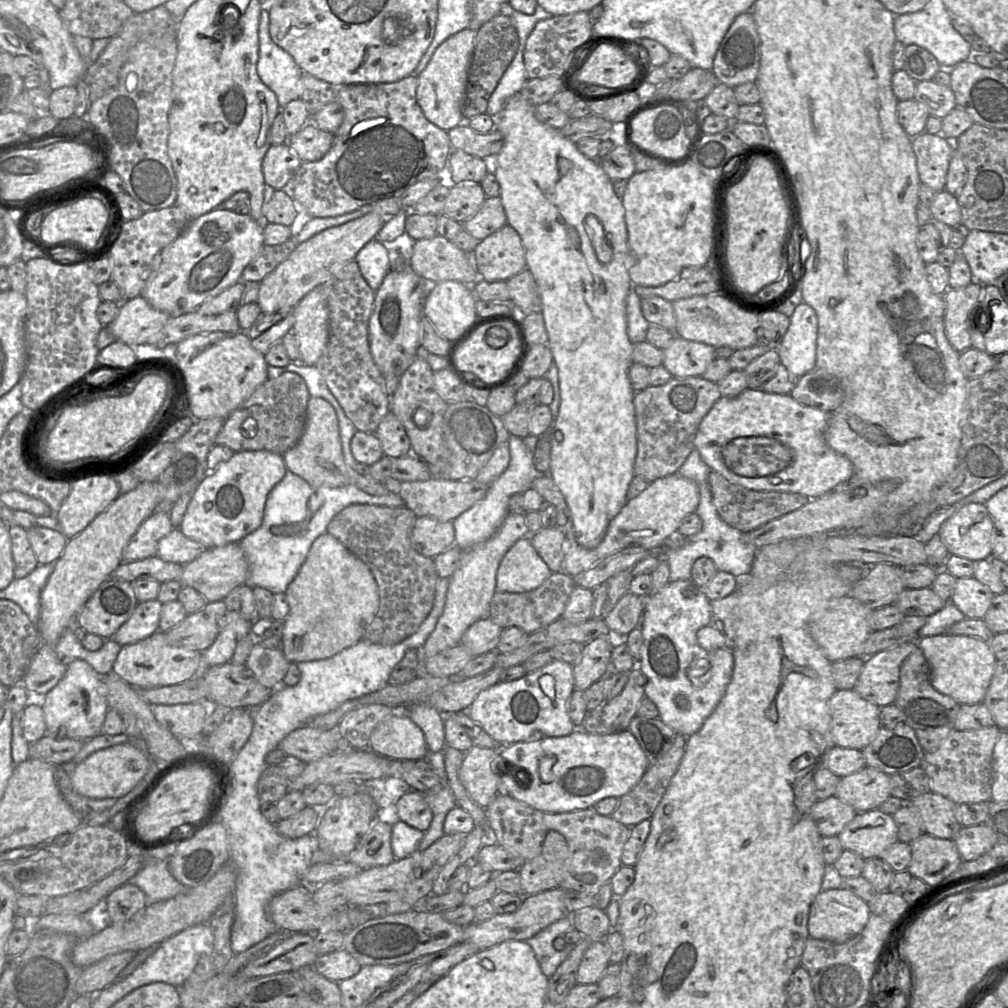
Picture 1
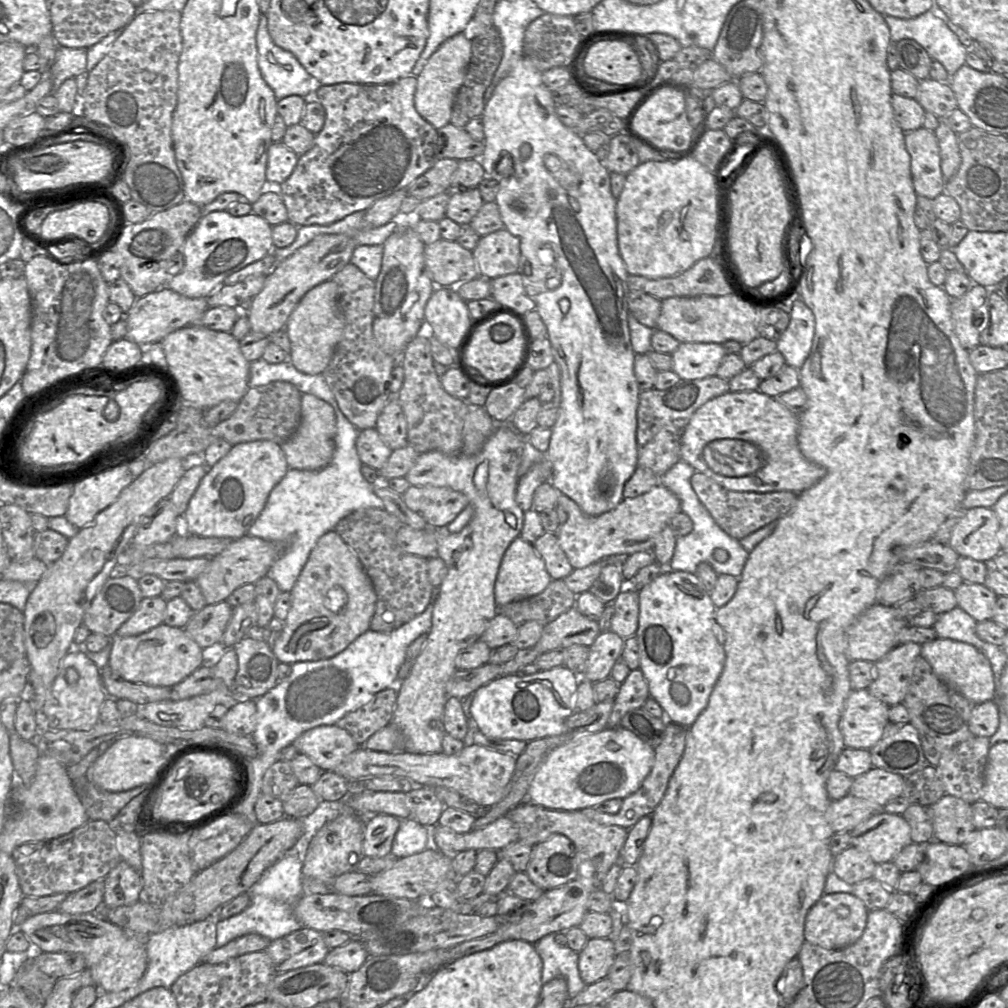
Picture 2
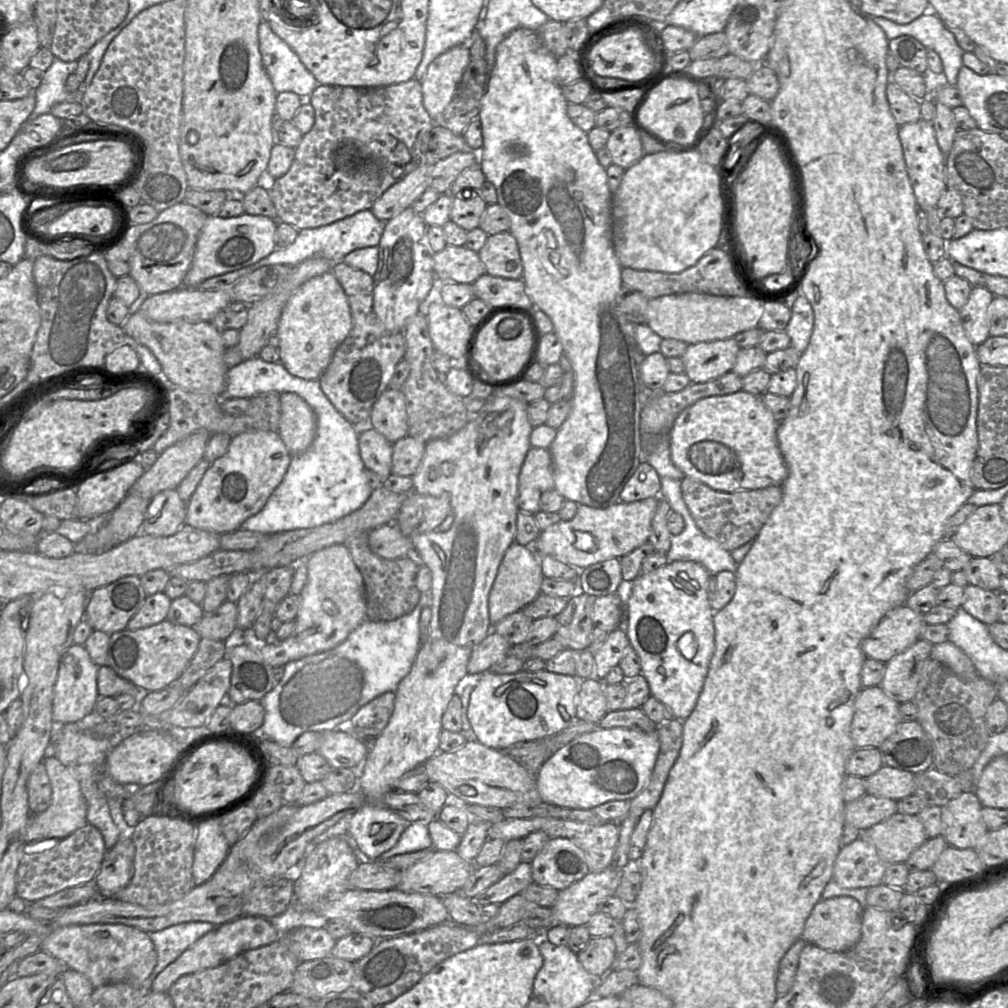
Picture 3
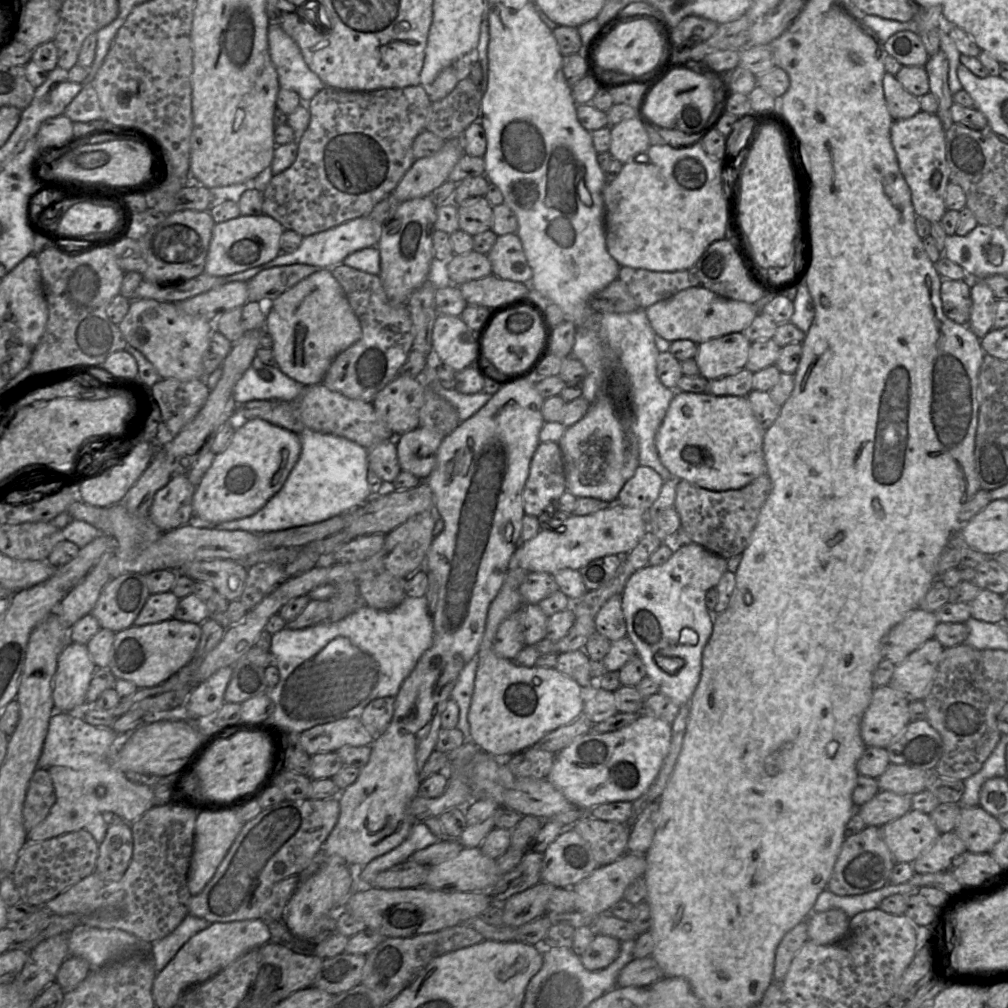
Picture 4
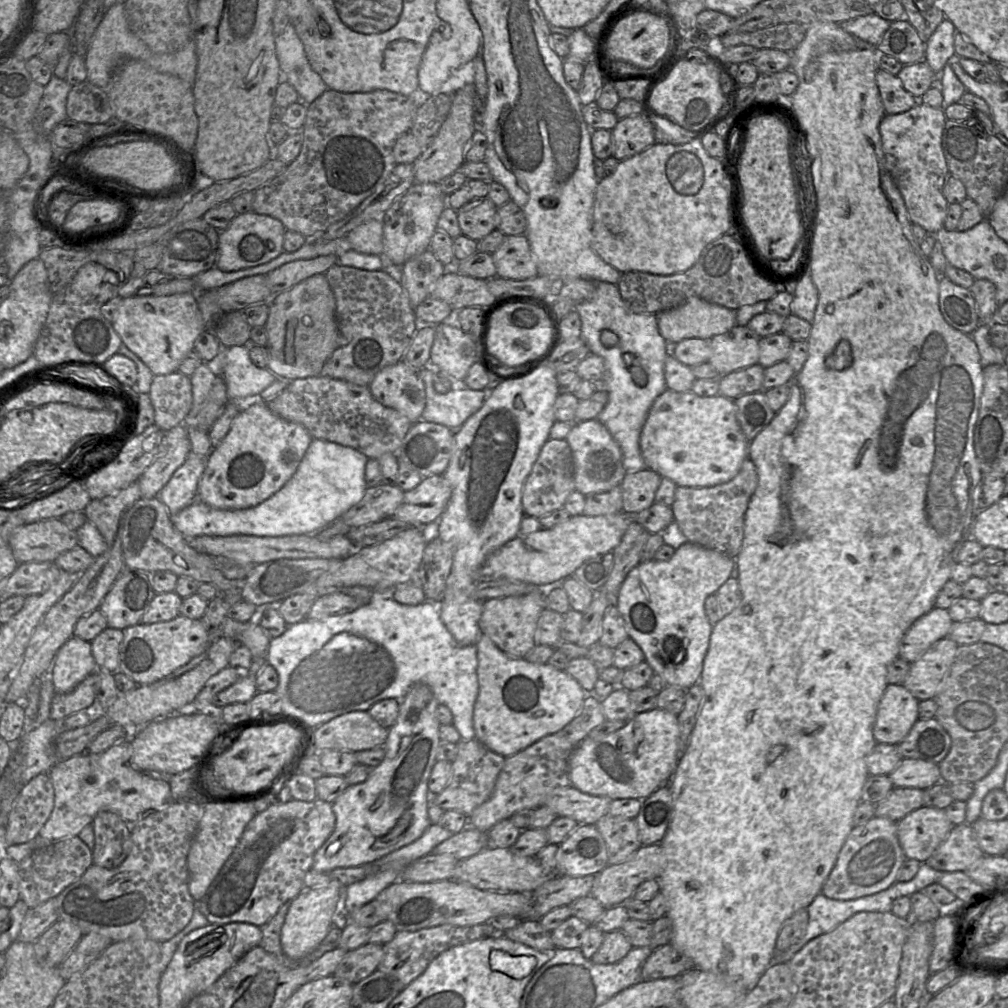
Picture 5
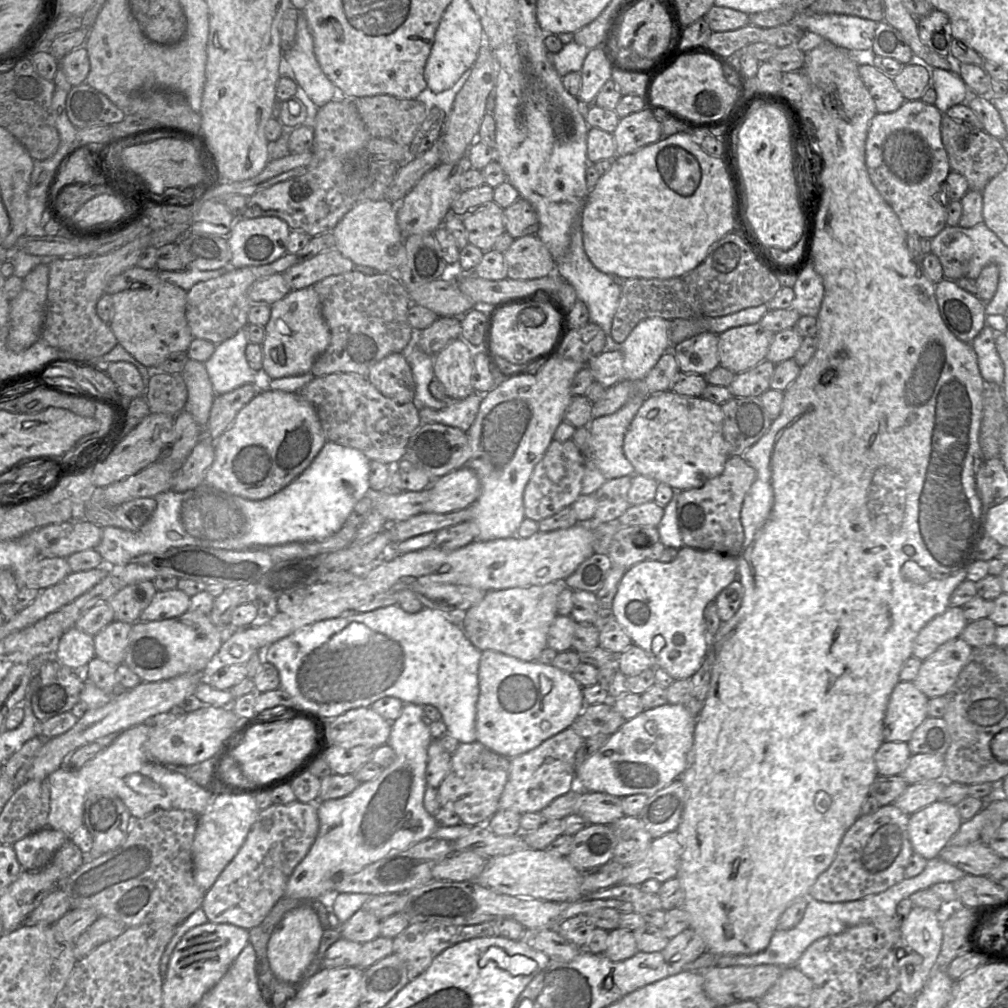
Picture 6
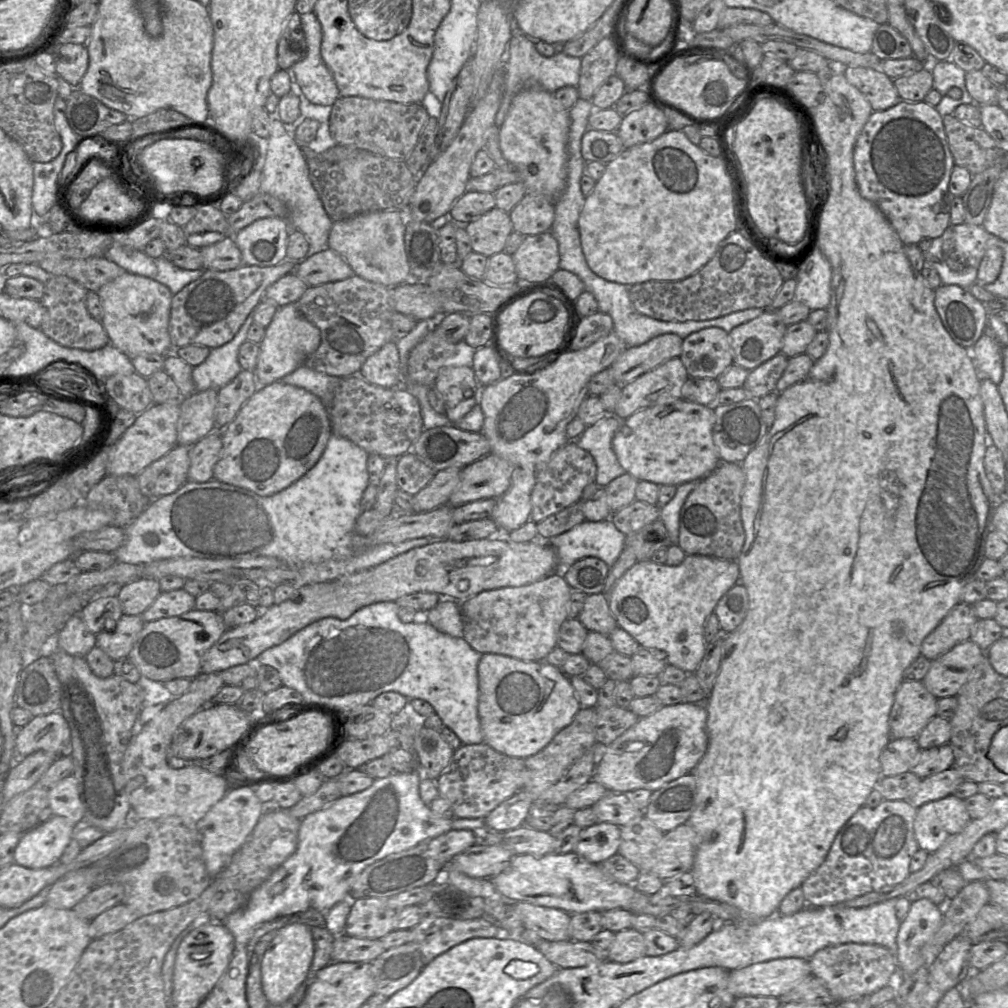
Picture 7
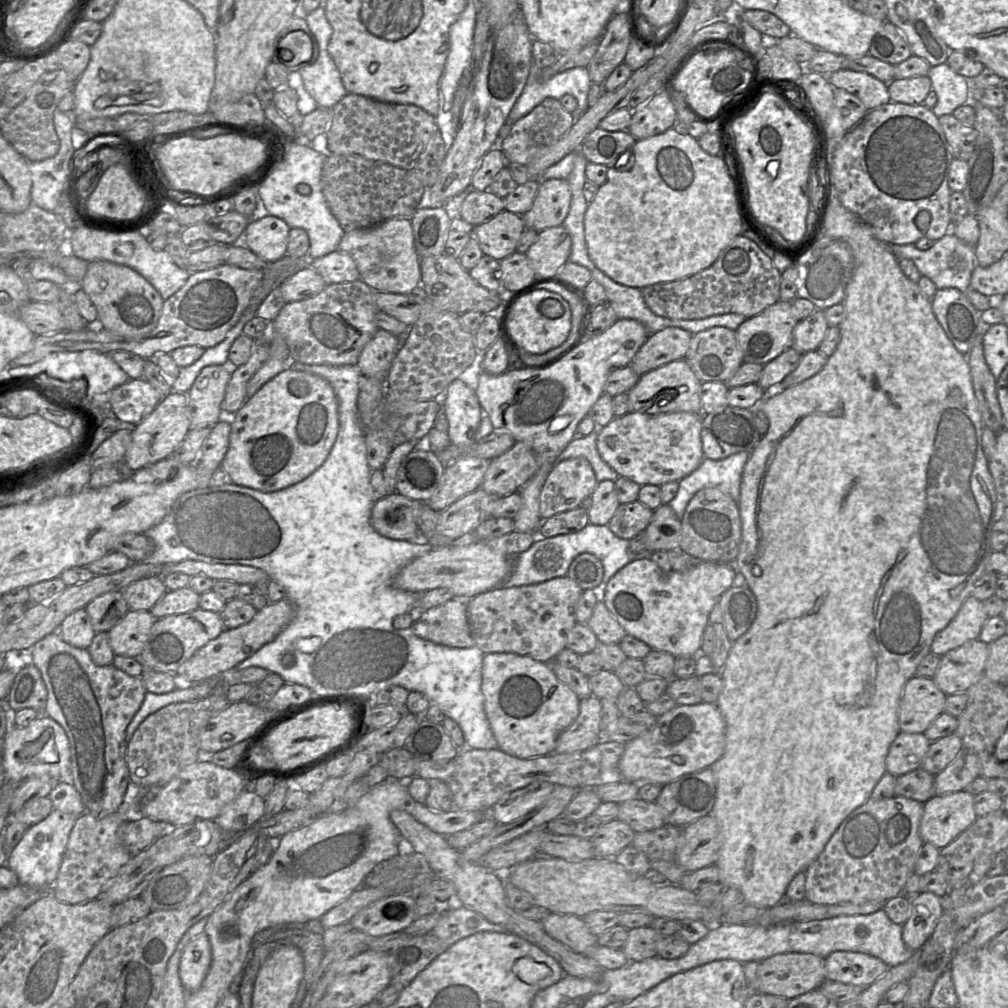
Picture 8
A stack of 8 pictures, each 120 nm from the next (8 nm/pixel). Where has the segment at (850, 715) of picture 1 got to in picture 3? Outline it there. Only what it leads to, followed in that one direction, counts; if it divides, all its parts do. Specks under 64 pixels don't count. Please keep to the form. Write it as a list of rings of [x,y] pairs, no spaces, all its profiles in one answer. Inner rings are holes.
[[[879,686],[862,688],[855,700],[850,735],[856,749],[878,748],[901,724],[899,703]]]

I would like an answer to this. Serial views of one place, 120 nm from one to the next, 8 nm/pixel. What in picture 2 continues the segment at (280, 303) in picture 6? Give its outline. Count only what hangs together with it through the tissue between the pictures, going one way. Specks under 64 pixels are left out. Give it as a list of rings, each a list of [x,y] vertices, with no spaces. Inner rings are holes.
[[[330,279],[309,290],[290,314],[285,330],[291,350],[288,360],[304,374],[322,374],[342,338],[345,319],[338,301],[338,287]]]

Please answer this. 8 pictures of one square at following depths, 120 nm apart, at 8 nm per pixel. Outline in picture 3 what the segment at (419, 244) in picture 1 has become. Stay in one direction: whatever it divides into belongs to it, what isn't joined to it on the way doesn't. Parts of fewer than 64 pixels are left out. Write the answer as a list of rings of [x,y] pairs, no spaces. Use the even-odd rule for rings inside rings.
[[[446,245],[440,252],[433,254],[435,276],[441,282],[457,282],[472,284],[486,273],[485,266],[477,252],[465,246]]]

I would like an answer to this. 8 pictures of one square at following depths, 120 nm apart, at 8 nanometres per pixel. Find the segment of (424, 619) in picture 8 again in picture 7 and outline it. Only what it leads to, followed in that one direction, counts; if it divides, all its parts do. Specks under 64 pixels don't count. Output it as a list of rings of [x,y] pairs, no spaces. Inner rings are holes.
[[[450,598],[441,601],[426,615],[426,621],[438,631],[452,637],[463,638],[461,603]]]

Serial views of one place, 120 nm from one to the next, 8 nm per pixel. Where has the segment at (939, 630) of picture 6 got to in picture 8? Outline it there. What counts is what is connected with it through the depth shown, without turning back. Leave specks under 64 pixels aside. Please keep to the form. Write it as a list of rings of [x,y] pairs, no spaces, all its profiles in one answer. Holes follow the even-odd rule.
[[[969,595],[955,617],[935,635],[930,652],[942,657],[967,641],[977,639],[987,618],[983,601]]]

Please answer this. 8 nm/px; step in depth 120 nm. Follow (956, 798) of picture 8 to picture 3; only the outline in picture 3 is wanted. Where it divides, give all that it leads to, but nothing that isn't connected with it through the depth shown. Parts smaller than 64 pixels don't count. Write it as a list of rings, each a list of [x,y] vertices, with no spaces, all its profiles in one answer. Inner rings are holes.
[[[896,813],[862,832],[887,864],[904,863],[926,840],[918,815]]]

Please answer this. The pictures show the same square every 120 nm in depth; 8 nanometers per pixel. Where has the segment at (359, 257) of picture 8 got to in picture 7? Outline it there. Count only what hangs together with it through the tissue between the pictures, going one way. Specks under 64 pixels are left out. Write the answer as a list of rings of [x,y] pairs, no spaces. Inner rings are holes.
[[[377,211],[334,222],[328,247],[340,255],[355,275],[386,287],[407,282],[410,267],[405,252],[407,211]]]

